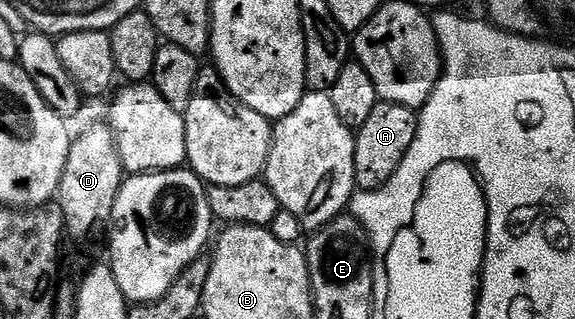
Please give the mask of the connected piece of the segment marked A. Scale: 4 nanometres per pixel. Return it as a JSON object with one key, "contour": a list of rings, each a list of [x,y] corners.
{"contour":[[[387,102],[374,106],[370,118],[366,118],[366,122],[362,122],[362,126],[355,133],[354,174],[357,189],[372,192],[396,173],[402,158],[406,158],[406,150],[410,150],[418,134],[419,125],[417,113],[406,106]]]}

